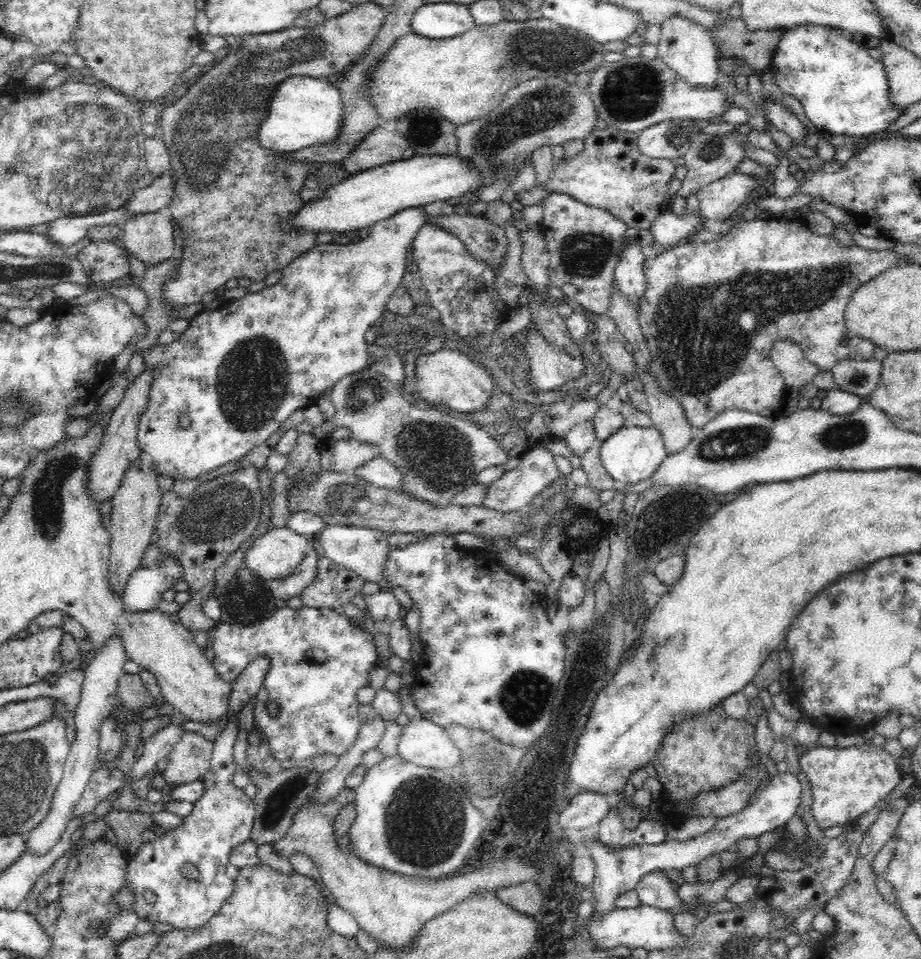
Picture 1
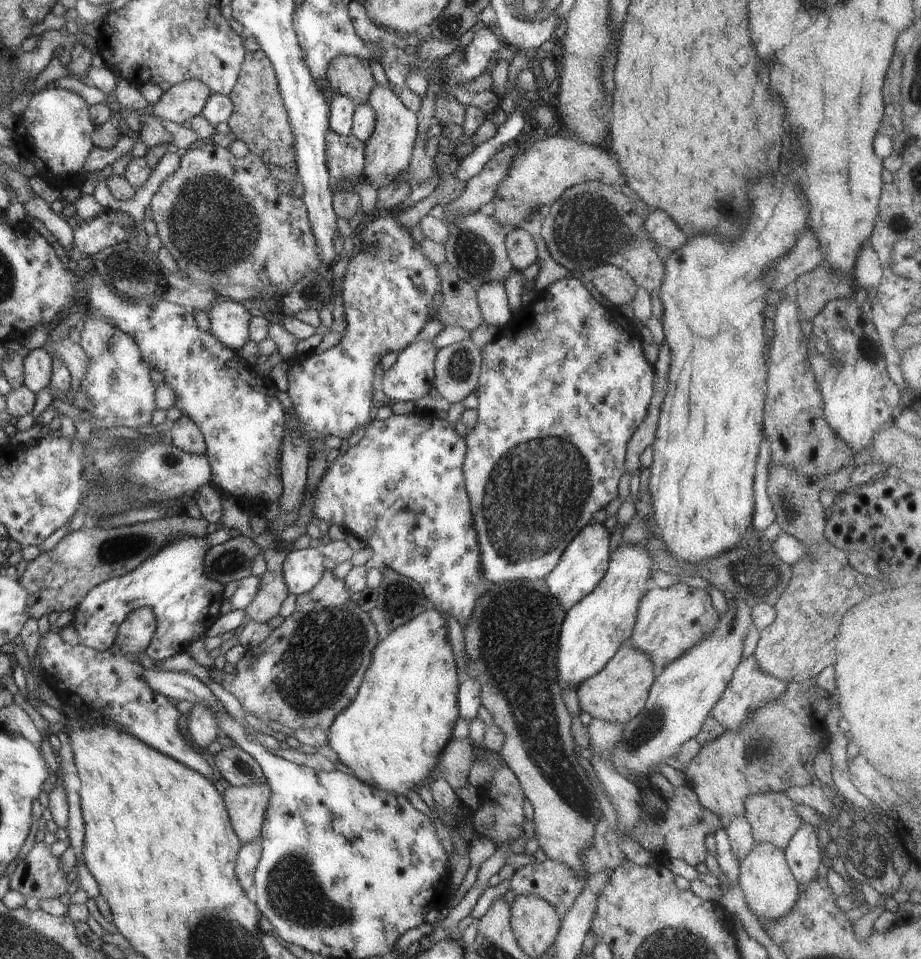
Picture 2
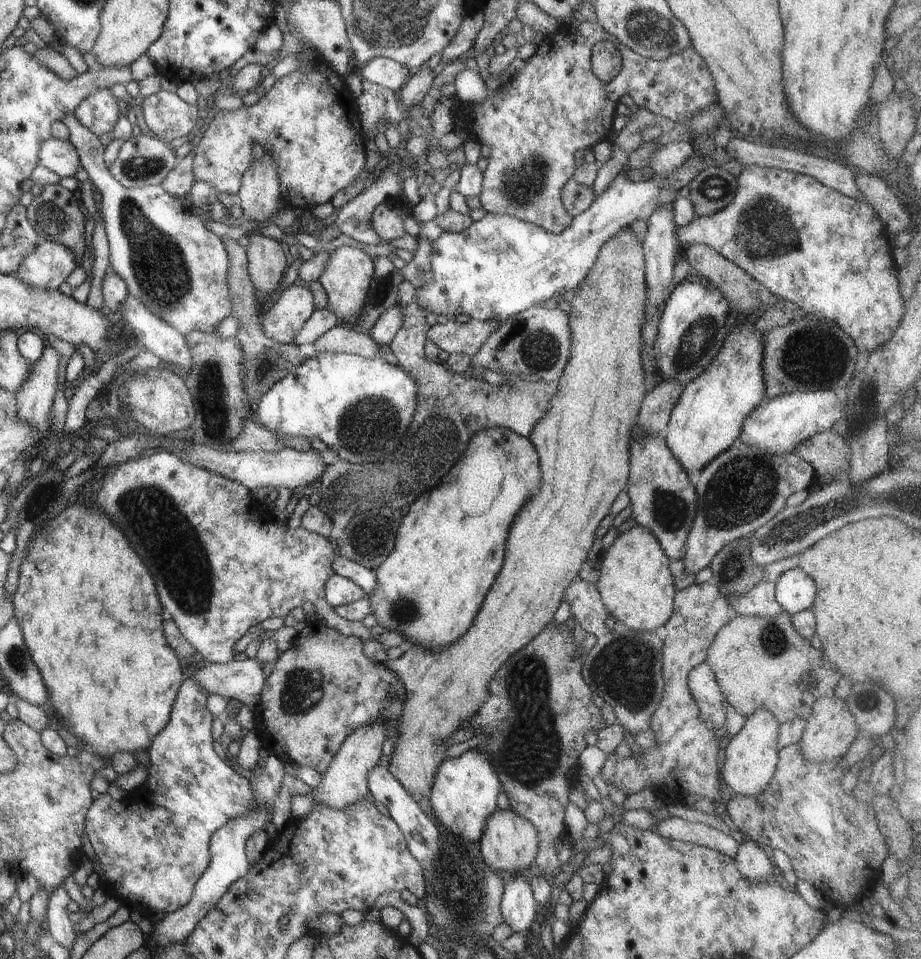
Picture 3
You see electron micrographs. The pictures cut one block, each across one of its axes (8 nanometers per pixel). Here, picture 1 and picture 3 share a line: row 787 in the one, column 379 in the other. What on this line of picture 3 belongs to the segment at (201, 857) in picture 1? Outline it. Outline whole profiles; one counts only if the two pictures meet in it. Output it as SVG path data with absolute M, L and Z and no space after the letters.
M394 197L383 201L374 212L373 227L375 232L388 242L406 235L403 228L405 212L412 212L411 206L404 204L400 198Z

